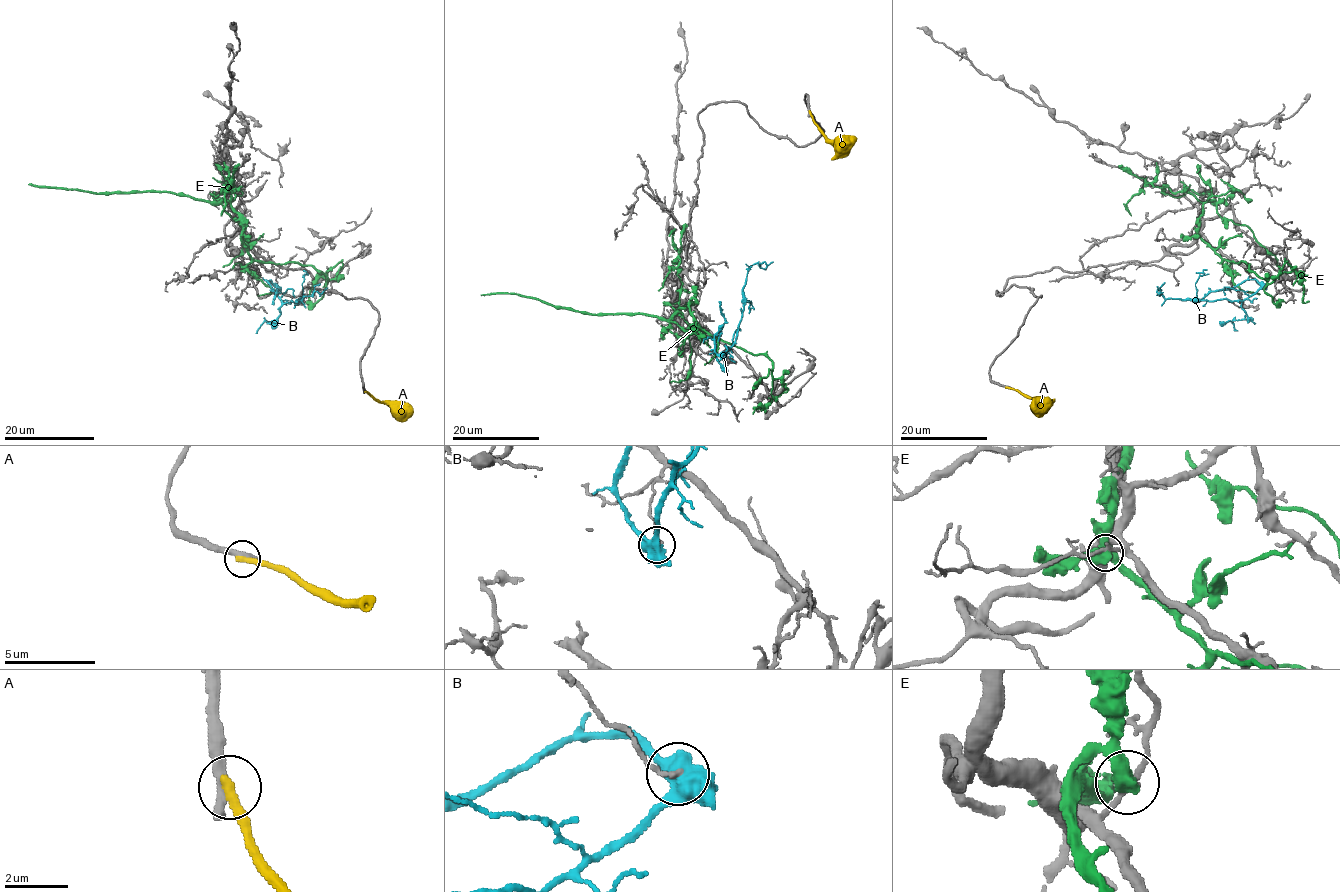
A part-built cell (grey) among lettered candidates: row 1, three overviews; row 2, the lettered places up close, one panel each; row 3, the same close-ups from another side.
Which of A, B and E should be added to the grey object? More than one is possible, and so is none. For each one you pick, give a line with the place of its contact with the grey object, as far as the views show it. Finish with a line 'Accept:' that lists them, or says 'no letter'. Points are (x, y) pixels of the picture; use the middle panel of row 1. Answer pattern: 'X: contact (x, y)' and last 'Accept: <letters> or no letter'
Accept: no letter

